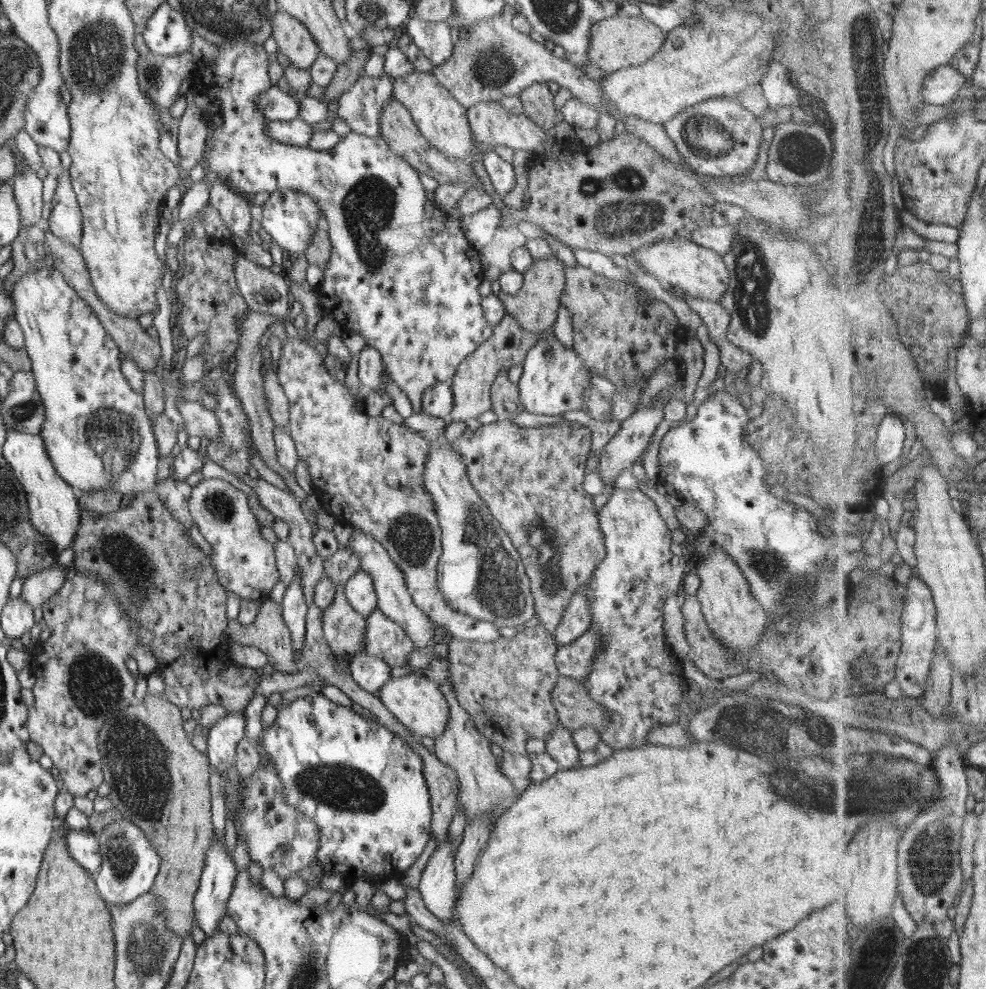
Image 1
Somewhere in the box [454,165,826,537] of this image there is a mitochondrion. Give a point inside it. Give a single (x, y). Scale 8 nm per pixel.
(751, 292)

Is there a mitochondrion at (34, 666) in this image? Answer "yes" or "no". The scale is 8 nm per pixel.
no

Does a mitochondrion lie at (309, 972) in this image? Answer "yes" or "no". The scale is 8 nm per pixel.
yes

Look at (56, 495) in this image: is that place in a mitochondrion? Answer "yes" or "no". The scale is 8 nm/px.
no

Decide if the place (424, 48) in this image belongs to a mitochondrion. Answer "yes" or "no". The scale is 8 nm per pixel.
no

